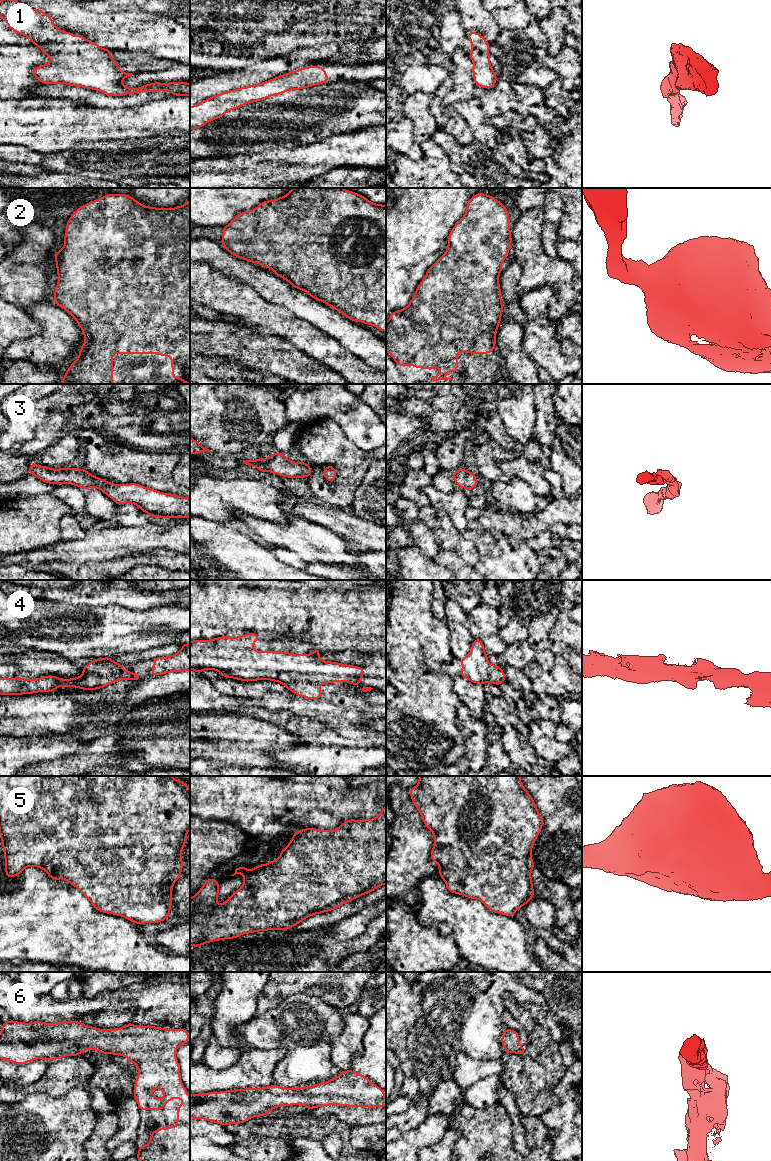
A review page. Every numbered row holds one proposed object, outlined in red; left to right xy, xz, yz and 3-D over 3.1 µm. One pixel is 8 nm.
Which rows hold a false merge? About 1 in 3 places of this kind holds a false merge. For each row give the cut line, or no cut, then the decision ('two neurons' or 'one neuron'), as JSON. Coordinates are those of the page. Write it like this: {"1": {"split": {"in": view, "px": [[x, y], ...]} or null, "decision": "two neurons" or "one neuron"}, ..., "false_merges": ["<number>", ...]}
{"1": {"split": null, "decision": "one neuron"}, "2": {"split": null, "decision": "one neuron"}, "3": {"split": null, "decision": "one neuron"}, "4": {"split": null, "decision": "one neuron"}, "5": {"split": null, "decision": "one neuron"}, "6": {"split": null, "decision": "one neuron"}, "false_merges": []}

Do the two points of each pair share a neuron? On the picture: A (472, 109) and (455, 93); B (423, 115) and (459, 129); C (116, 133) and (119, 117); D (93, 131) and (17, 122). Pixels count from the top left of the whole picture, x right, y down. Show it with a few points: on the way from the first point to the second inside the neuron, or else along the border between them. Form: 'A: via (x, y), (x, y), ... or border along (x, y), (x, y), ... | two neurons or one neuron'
A: border along (469, 98), (463, 101), (456, 101), (448, 106) | two neurons
B: border along (432, 97), (429, 103), (429, 111), (438, 128) | two neurons
C: via (116, 129), (119, 121) | one neuron
D: via (74, 122), (36, 122) | one neuron

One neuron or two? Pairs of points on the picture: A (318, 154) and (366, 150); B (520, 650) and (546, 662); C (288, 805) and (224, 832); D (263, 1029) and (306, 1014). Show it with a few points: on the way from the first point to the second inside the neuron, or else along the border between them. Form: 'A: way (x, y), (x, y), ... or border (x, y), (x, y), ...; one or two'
A: way (330, 154), (354, 150); one
B: border (526, 639), (534, 651), (535, 659); two
C: border (216, 820), (235, 822), (250, 839); two
D: way (274, 1029), (295, 1025); one

